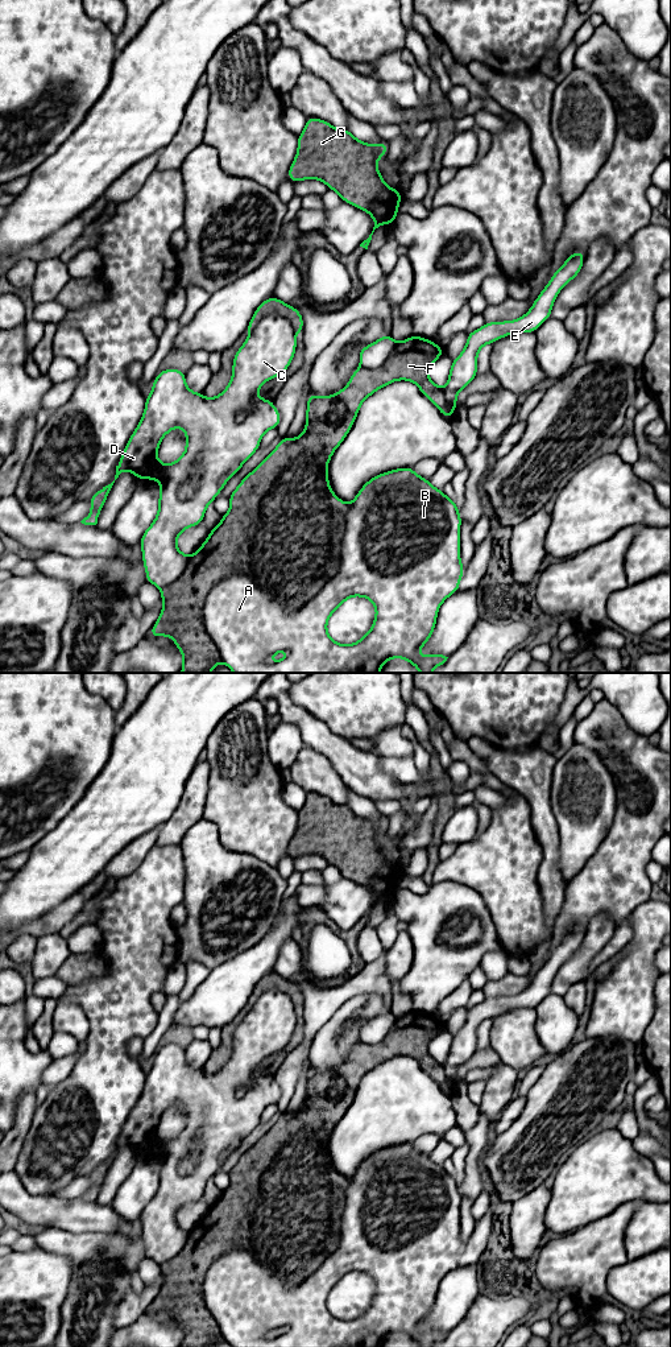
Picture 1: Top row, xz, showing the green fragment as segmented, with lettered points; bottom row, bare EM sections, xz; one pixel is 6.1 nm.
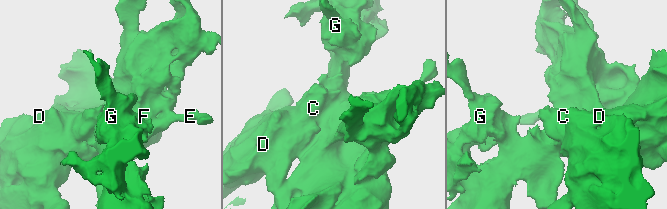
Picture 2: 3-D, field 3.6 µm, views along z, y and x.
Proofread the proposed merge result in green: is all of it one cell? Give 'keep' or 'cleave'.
cleave

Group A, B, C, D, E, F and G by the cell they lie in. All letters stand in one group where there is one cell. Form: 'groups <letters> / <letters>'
groups A B C D E / F G

